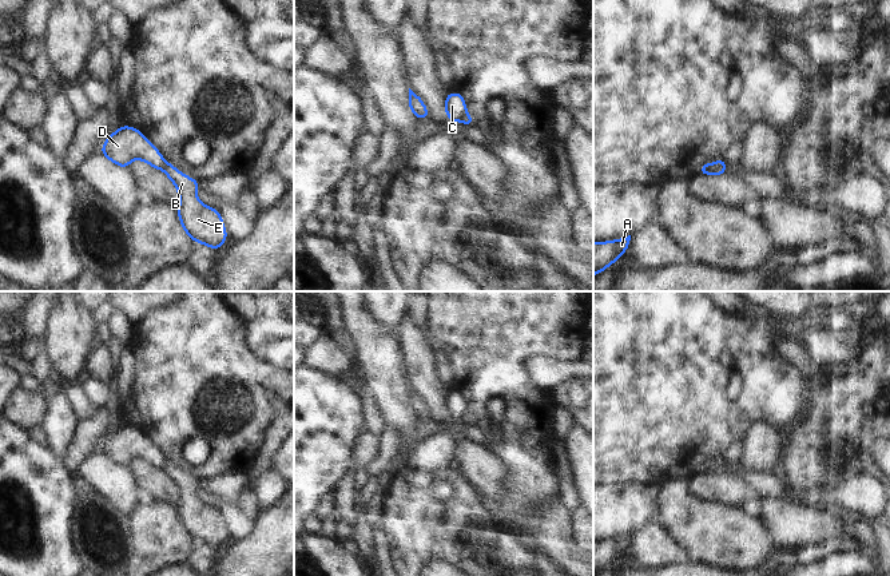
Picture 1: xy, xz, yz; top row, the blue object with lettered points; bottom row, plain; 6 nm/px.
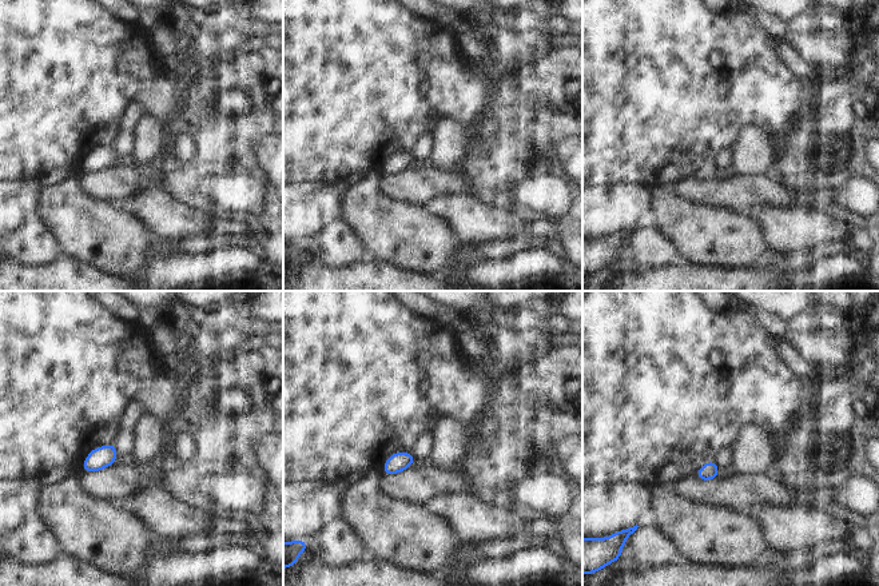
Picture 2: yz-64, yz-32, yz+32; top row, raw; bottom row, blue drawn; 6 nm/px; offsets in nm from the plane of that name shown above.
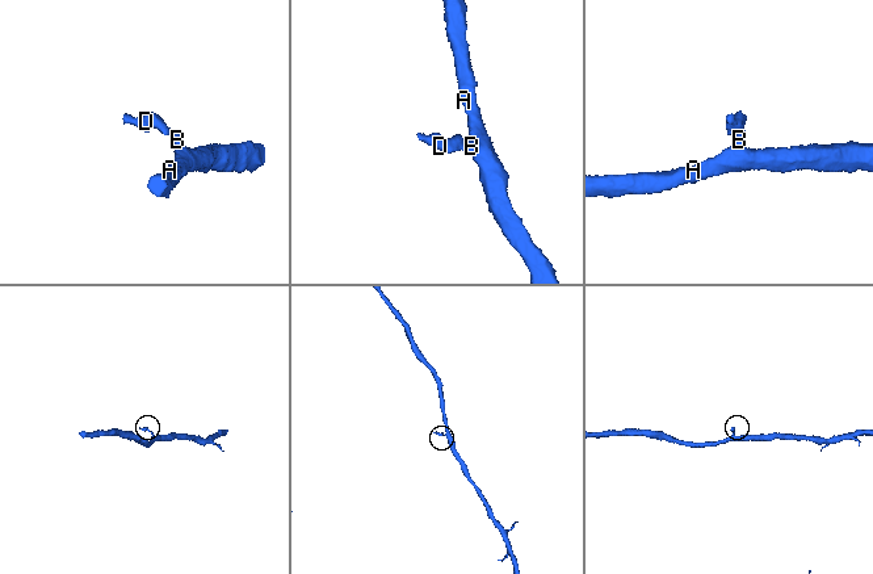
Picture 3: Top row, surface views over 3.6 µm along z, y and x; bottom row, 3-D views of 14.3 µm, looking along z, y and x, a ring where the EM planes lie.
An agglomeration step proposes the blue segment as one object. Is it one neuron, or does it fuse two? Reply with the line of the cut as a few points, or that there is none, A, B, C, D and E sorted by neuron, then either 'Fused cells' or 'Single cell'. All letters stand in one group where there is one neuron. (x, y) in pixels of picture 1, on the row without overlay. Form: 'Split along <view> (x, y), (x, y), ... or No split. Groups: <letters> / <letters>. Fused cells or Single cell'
Split along yz (715, 463), (710, 472). Groups: A B E / C D. Fused cells.

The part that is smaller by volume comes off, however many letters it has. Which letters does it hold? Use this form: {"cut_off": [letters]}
{"cut_off": ["C", "D"]}

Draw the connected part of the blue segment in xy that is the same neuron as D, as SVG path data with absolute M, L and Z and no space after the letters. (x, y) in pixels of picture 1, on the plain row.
M122 425L102 445L102 453L112 462L127 468L134 458L164 469L166 460L158 448L136 428Z

